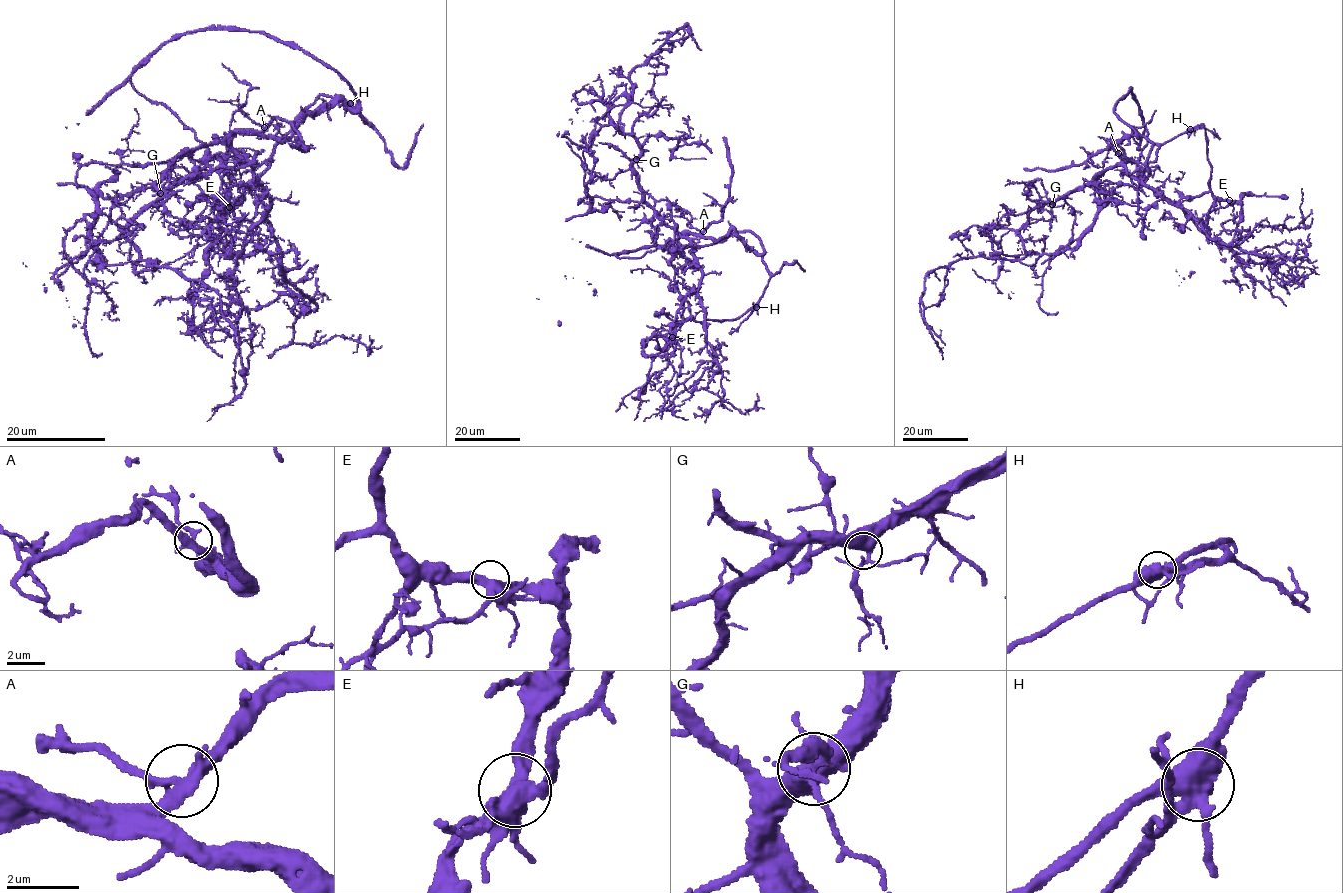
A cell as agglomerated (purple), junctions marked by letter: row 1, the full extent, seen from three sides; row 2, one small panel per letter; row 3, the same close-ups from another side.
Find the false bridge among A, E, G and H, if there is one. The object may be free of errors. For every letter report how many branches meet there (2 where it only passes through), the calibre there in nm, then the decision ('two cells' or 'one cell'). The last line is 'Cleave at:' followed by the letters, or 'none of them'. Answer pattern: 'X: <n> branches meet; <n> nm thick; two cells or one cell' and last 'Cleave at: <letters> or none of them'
A: 4 branches meet; 360 nm thick; one cell
E: 4 branches meet; 440 nm thick; one cell
G: 4 branches meet; 480 nm thick; one cell
H: 4 branches meet; 550 nm thick; two cells
Cleave at: H

